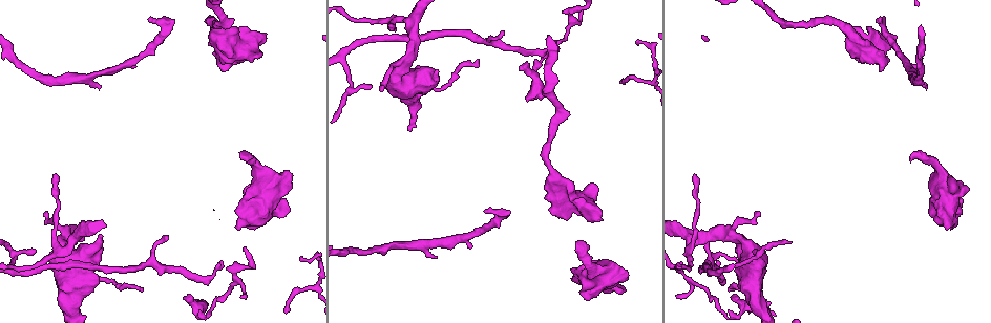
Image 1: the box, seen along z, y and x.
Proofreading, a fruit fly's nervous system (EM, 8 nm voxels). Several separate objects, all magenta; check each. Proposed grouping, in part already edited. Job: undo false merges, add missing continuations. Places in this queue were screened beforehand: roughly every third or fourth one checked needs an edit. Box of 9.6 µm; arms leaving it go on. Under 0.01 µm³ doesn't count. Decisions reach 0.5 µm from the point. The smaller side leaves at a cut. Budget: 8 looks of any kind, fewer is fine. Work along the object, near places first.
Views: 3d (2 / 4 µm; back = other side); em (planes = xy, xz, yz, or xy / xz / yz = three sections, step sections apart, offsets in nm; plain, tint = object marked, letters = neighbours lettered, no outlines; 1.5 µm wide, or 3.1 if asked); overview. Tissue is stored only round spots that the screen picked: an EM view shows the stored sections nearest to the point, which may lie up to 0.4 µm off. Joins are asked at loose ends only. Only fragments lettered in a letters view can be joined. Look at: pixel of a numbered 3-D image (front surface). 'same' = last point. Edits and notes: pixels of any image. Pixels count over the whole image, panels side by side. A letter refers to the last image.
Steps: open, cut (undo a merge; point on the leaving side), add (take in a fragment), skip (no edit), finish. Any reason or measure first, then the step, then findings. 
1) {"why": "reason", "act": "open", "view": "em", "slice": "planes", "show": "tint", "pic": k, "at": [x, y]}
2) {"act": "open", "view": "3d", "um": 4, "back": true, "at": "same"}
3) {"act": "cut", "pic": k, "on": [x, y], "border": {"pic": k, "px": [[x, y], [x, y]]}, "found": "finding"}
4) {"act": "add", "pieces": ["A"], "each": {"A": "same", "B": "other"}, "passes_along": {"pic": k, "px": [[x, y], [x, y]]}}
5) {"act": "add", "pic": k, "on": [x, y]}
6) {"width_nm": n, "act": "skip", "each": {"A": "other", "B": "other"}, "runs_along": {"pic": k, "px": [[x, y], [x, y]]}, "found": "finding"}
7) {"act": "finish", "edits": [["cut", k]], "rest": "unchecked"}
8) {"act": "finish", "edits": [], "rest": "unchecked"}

{"why": "branch stops here", "act": "open", "view": "3d", "um": 2, "pic": 1, "at": [99, 86]}

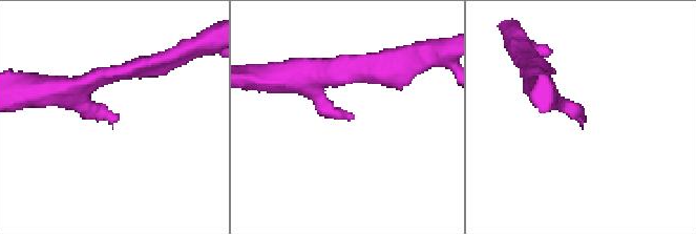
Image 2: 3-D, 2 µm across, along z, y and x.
{"act": "open", "view": "em", "slice": "planes", "show": "letters", "pic": 2, "at": [118, 115]}

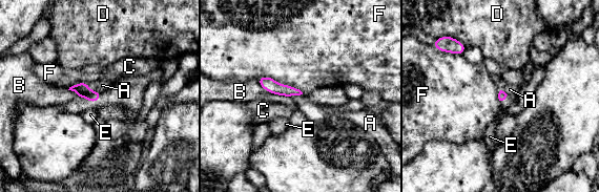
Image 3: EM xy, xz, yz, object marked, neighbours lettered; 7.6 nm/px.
{"act": "add", "pieces": ["A"], "each": {"A": "same", "B": "other", "C": "other", "D": "other", "E": "other", "F": "other"}, "passes_along": {"pic": 3, "px": [[83, 90], [95, 91], [102, 85]]}, "found": "the neuron continues"}

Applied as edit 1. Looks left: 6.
{"why": "abrupt turn", "act": "open", "view": "em", "slice": "xy", "step": 4, "show": "tint", "pic": 1, "at": [224, 22]}

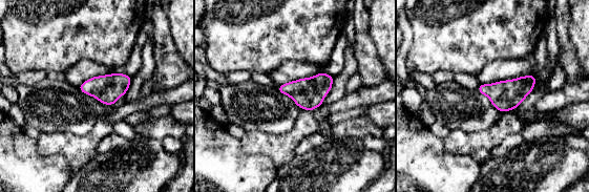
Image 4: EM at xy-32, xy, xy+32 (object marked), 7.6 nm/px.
{"act": "open", "view": "em", "slice": "yz", "step": 8, "show": "tint", "at": "same"}

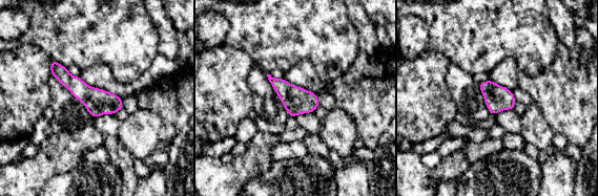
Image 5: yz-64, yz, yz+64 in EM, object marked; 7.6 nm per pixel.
{"why": "what lies round it", "act": "open", "view": "em", "slice": "yz", "step": 8, "show": "letters", "at": "same"}

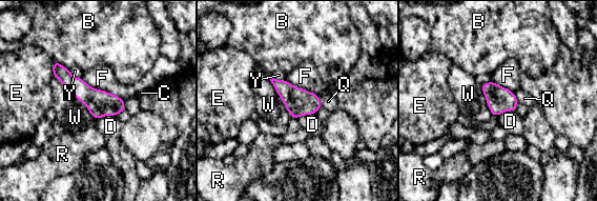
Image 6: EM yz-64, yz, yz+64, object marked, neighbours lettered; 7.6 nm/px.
{"width_nm": 200, "act": "skip", "each": {"B": "other", "C": "other", "D": "other", "E": "other", "F": "other", "Q": "other", "R": "other", "W": "other", "Y": "other"}, "border": {"pic": 6, "px": [[81, 78], [93, 87], [124, 99]]}, "found": "continuous, no second neuron"}

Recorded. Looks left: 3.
{"why": "free end", "act": "open", "view": "3d", "um": 4, "pic": 1, "at": [909, 156]}

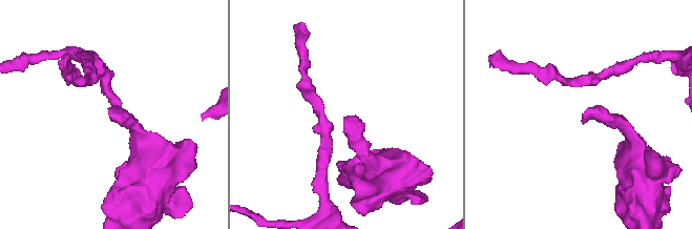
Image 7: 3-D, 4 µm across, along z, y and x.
{"why": "need the tissue", "act": "open", "view": "em", "slice": "planes", "show": "plain", "pic": 7, "at": [110, 114]}

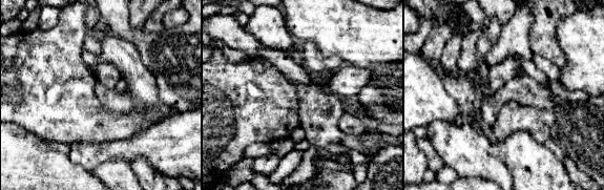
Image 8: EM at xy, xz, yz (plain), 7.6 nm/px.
{"act": "open", "view": "em", "slice": "planes", "show": "letters", "at": "same"}

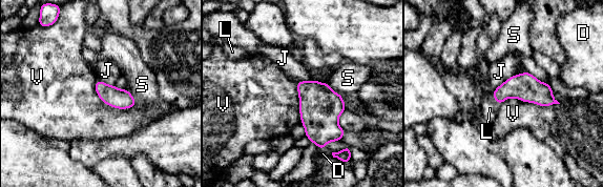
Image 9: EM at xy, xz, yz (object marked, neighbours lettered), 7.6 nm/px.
{"act": "add", "pieces": ["L"], "each": {"D": "other", "J": "other", "L": "same", "S": "other", "V": "other"}, "found": "the neuron continues"}

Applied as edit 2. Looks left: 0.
{"act": "finish", "edits": [["add", 3], ["add", 9]], "rest": "unchecked"}

